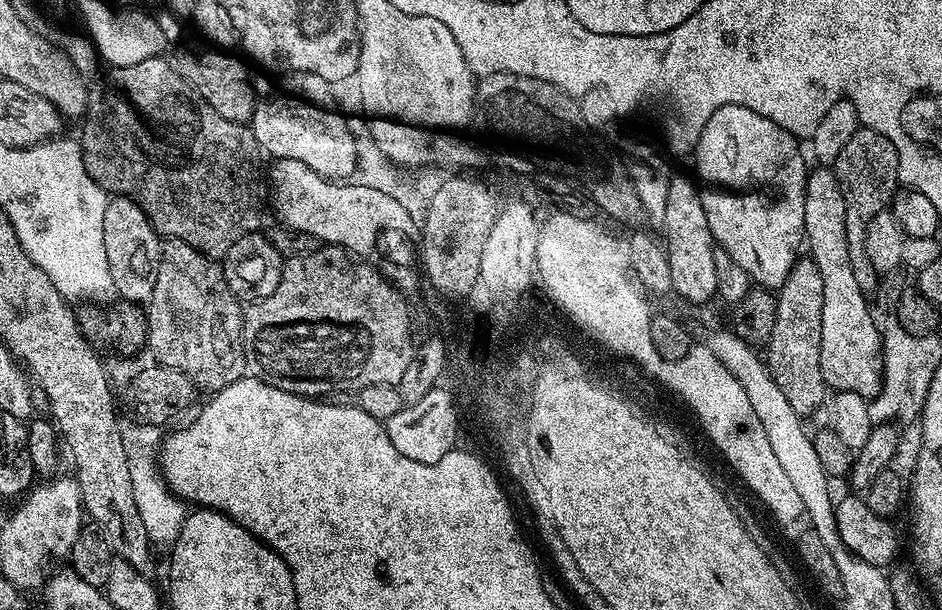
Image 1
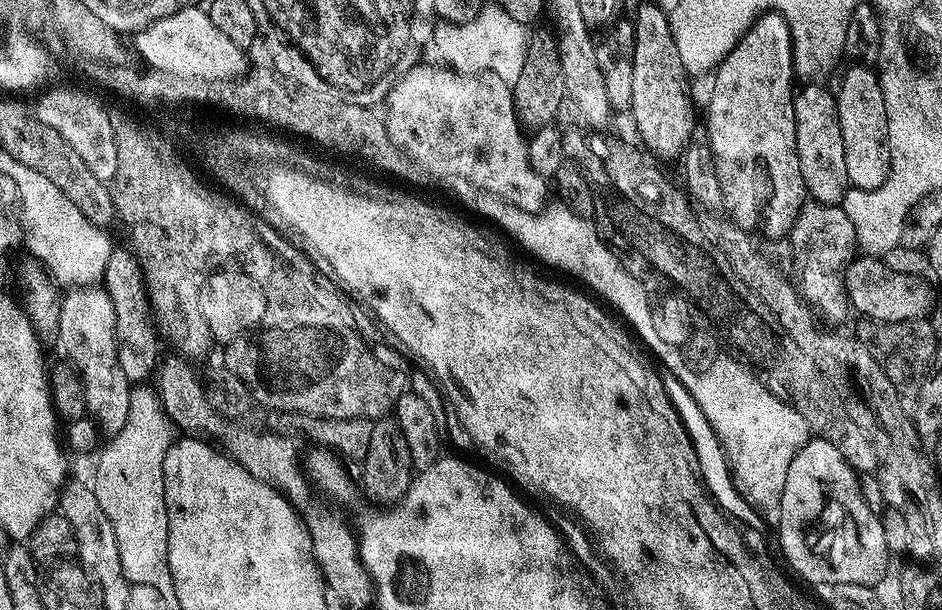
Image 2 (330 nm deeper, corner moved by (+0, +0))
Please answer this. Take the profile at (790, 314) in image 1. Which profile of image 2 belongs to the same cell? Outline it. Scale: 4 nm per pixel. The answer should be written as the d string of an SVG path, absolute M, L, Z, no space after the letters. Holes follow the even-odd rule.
M805 202L790 233L792 240L792 264L796 267L795 283L800 295L812 306L815 315L821 321L829 320L829 325L838 326L850 316L848 295L844 292L844 272L858 252L858 241L854 234L854 222L846 218L843 207L839 204L818 204Z

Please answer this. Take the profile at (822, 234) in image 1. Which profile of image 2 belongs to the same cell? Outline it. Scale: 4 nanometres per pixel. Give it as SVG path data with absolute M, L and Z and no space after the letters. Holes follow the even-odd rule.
M808 82L805 83L803 87L801 87L804 89L802 89L801 92L799 89L799 91L797 91L794 96L794 126L796 127L796 149L798 150L798 166L802 170L802 182L804 183L805 193L807 193L807 195L811 197L815 203L843 205L844 196L846 193L848 193L850 185L846 176L845 154L844 152L840 152L840 149L842 148L842 133L839 130L838 110L836 109L837 97L833 95L831 91L828 93L824 87L825 85L820 82Z

